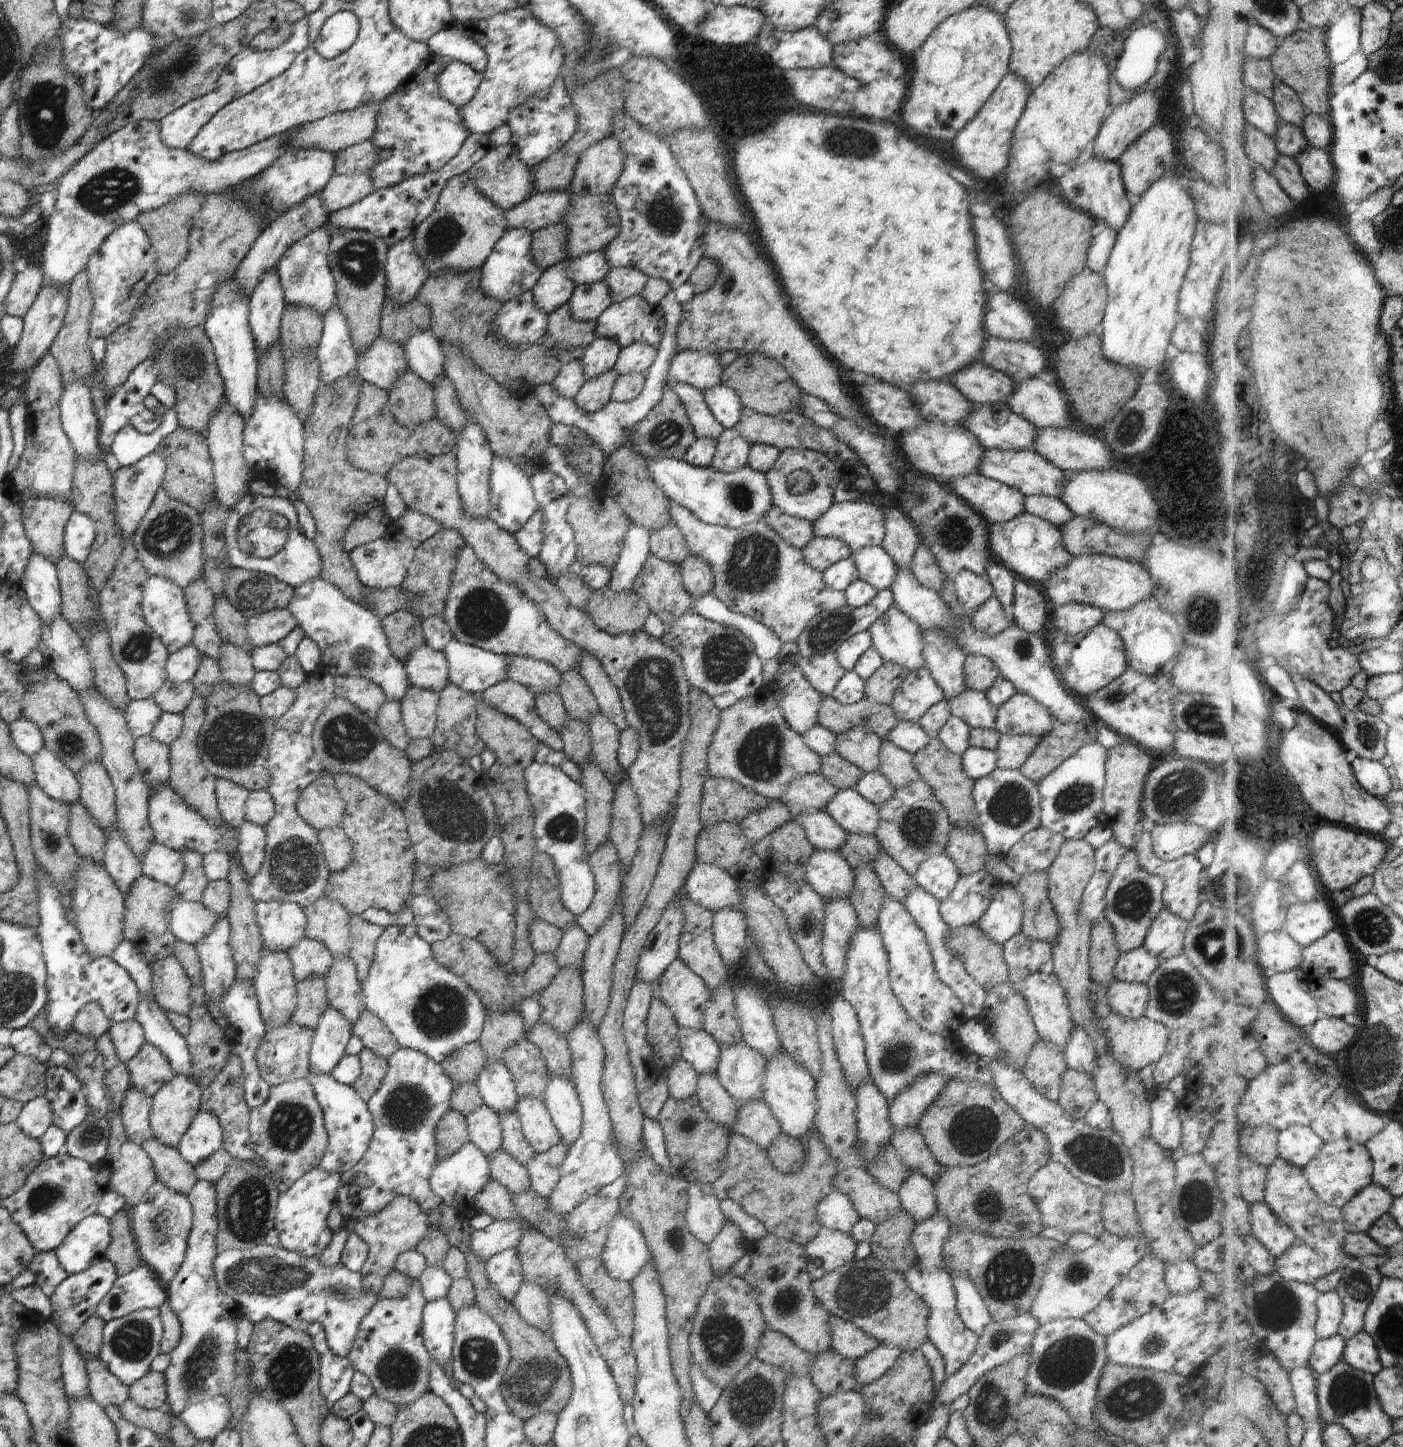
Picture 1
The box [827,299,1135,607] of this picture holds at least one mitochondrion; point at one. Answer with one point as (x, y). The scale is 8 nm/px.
(955, 535)

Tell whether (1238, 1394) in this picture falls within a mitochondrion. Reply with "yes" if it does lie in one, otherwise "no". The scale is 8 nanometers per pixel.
no

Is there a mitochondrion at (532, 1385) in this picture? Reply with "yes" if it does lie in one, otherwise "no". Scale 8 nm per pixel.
yes

